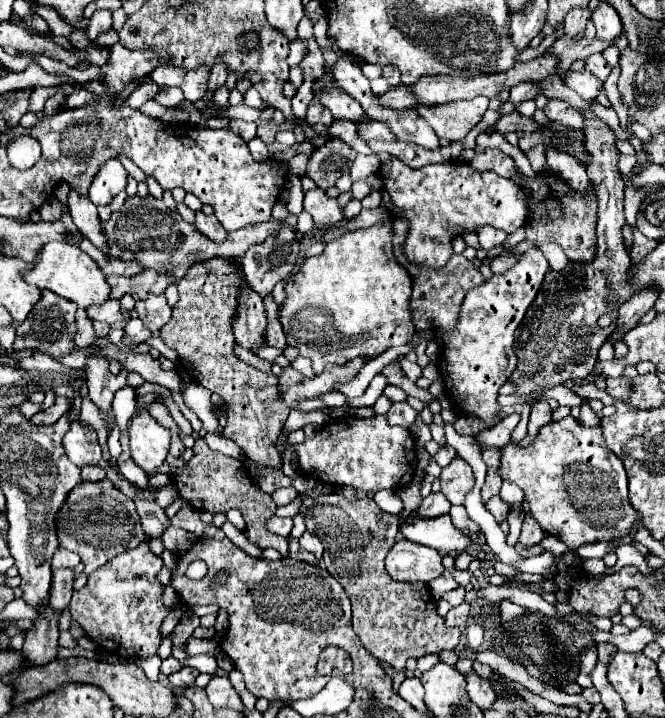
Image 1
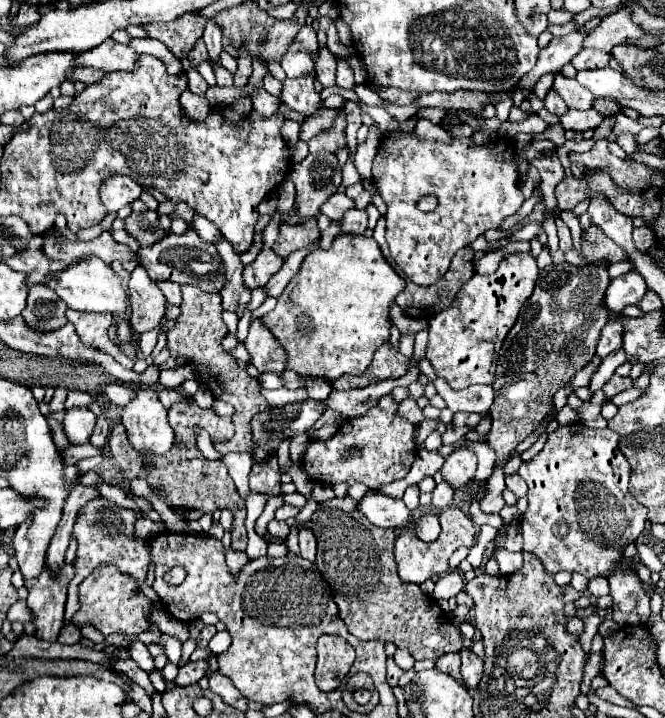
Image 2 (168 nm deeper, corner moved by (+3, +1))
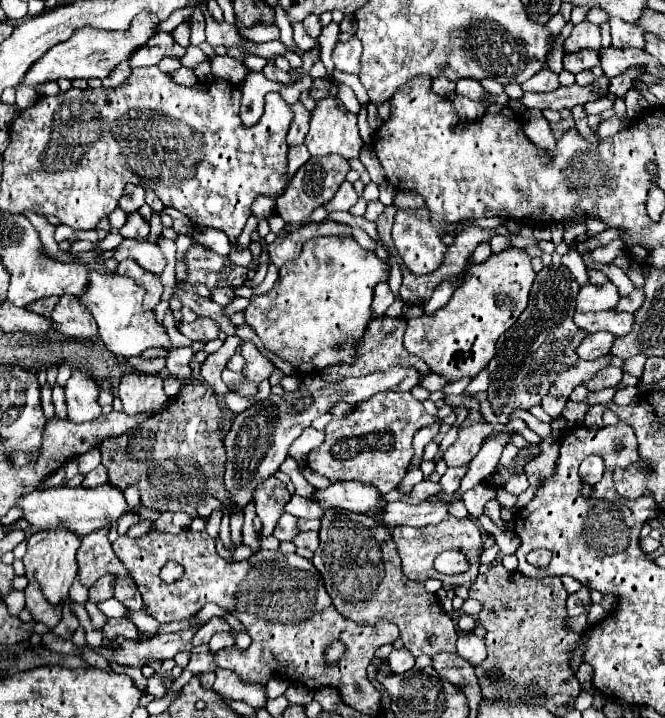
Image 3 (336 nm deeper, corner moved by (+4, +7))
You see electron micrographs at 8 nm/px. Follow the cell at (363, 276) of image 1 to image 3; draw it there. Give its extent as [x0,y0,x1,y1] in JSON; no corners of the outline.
[243,238,389,374]

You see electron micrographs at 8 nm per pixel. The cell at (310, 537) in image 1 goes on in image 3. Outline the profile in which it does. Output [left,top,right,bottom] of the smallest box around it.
[293,532,319,552]

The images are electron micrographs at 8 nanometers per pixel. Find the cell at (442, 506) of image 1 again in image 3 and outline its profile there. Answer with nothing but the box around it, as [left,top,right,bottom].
[441,466,467,494]

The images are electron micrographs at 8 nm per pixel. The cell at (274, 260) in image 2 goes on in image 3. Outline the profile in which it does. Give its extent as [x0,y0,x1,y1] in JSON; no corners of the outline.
[209,288,235,306]

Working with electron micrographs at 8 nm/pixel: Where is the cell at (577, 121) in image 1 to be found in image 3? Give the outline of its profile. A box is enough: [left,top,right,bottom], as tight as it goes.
[521,66,559,92]

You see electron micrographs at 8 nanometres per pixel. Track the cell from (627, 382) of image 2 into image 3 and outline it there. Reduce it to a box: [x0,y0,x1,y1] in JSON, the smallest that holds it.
[585,366,623,390]

